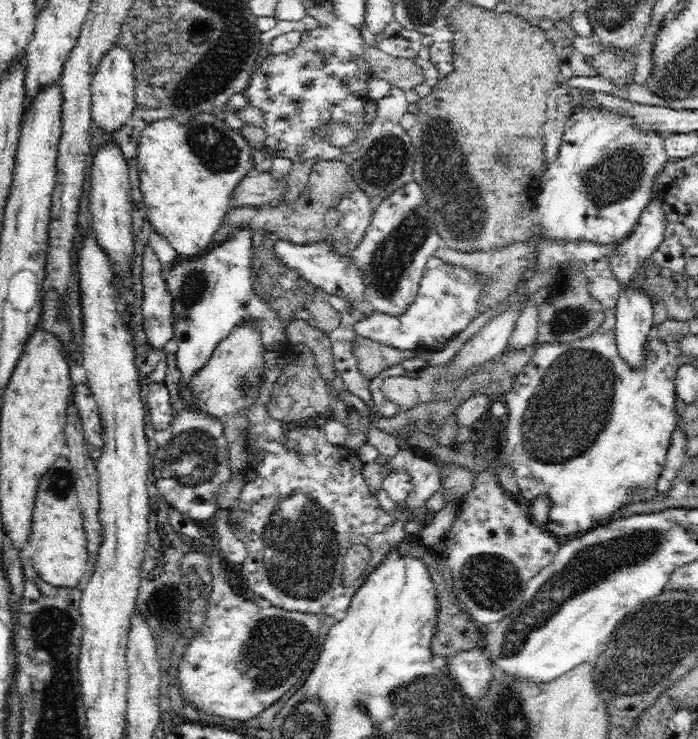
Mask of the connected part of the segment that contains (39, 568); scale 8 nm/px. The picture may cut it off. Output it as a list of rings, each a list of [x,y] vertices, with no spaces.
[[[60,456],[42,476],[33,510],[29,541],[35,552],[32,564],[44,582],[57,587],[76,587],[87,572],[92,572],[87,555],[83,516],[74,485],[73,466]]]

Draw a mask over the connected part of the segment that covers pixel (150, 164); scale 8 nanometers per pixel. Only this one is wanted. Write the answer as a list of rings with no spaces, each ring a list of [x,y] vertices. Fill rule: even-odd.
[[[210,111],[195,114],[182,124],[174,118],[156,120],[152,126],[144,128],[138,144],[139,187],[154,232],[164,236],[183,259],[206,254],[213,247],[214,236],[222,226],[226,213],[232,208],[232,191],[244,176],[254,173],[253,145],[244,139],[240,130],[227,125],[223,116],[218,118]]]

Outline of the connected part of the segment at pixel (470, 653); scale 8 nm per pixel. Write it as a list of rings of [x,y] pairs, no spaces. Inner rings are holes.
[[[478,646],[453,654],[446,663],[449,665],[449,676],[453,676],[460,684],[465,695],[470,696],[474,702],[480,702],[490,686],[494,672],[494,665],[485,647]]]

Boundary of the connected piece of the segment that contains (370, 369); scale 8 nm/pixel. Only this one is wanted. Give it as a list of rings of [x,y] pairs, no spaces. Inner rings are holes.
[[[361,336],[354,339],[353,353],[358,360],[360,373],[368,379],[373,379],[392,366],[400,365],[408,358],[417,358],[415,351],[400,351]]]

